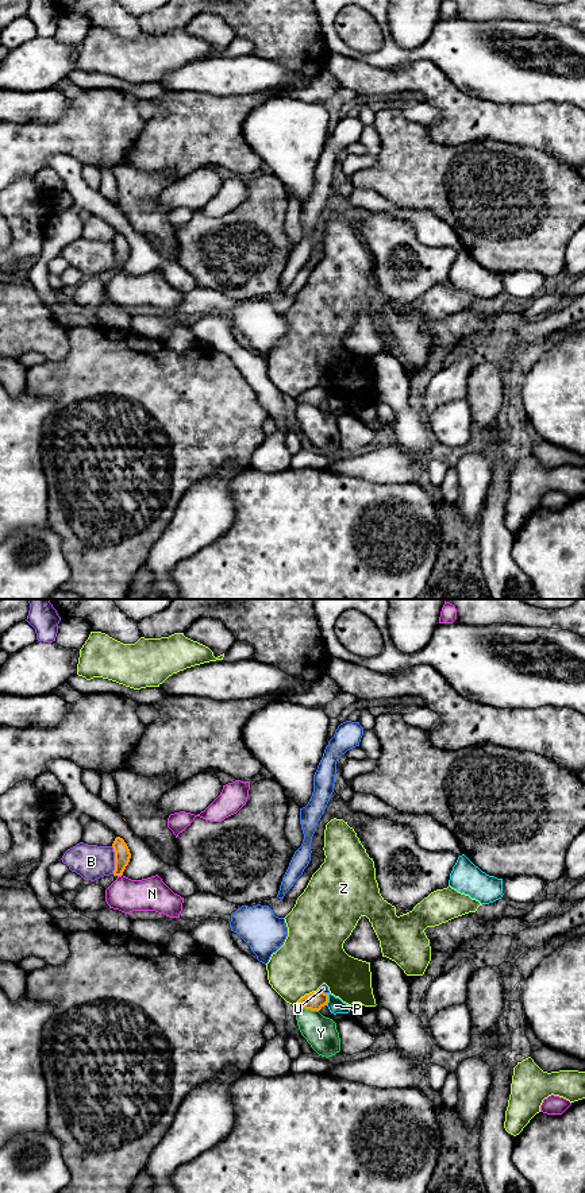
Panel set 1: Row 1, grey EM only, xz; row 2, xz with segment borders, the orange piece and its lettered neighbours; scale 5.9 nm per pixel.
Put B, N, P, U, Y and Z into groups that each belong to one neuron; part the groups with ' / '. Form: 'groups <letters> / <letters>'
groups B / N / P / U / Y / Z

